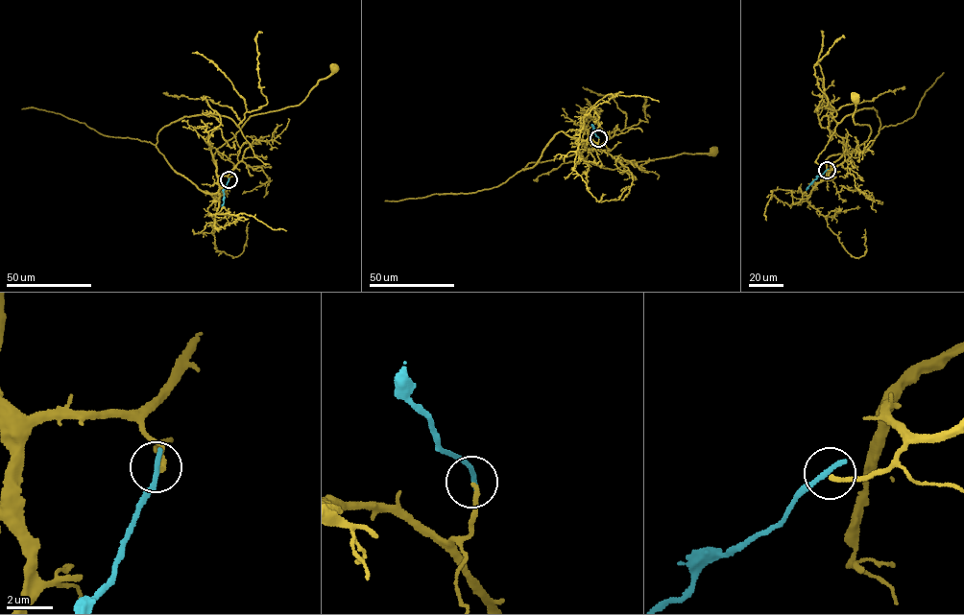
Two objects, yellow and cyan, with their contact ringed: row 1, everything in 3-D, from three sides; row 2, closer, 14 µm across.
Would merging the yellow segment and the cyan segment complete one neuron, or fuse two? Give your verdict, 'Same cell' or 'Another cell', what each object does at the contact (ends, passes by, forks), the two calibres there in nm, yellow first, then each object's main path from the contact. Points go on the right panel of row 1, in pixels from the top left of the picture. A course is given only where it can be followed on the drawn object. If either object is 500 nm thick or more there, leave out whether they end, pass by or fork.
Another cell. At the ring yellow ends. At the ring cyan ends. Thickness 200 nm (yellow) against 280 nm. Course of yellow: (827, 170), (867, 140), (870, 134), (870, 127), (855, 125), (853, 116), (855, 98). Course of cyan: (827, 170), (806, 190)

